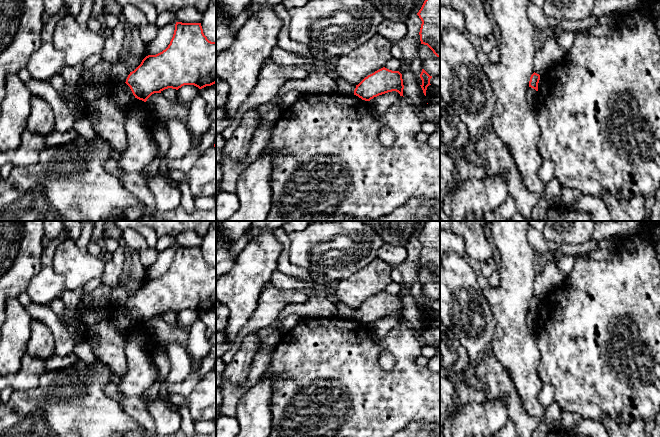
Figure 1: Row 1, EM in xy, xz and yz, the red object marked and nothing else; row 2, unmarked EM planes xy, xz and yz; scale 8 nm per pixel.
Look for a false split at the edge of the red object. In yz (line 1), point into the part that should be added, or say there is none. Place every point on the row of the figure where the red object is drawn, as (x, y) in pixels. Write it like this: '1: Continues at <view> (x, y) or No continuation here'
1: No continuation here

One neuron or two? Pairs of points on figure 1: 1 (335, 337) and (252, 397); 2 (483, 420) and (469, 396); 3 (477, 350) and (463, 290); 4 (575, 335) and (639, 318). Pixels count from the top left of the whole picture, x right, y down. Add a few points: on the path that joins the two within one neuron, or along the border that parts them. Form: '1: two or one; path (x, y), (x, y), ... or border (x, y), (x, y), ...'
1: two; border (281, 374), (281, 378), (272, 385), (270, 397)
2: two; border (486, 400), (480, 403), (461, 404)
3: one; path (475, 335), (473, 323), (463, 309), (463, 305)
4: one; path (591, 329), (608, 318), (623, 318)

